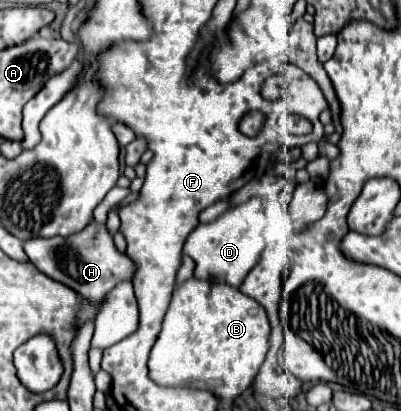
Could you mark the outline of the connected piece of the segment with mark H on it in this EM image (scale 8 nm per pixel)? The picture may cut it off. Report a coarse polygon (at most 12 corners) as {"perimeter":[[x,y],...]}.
{"perimeter":[[104,223],[30,239],[48,277],[100,301],[138,265]]}

